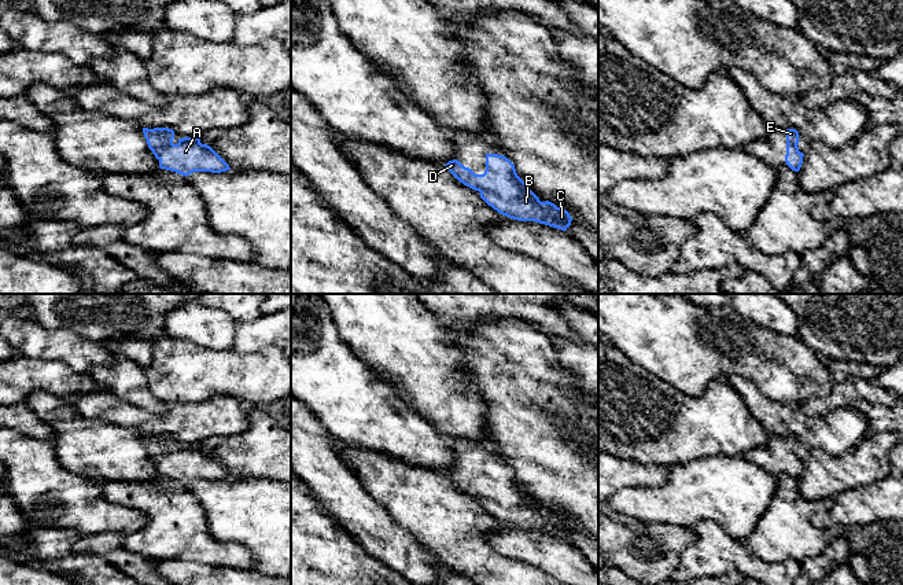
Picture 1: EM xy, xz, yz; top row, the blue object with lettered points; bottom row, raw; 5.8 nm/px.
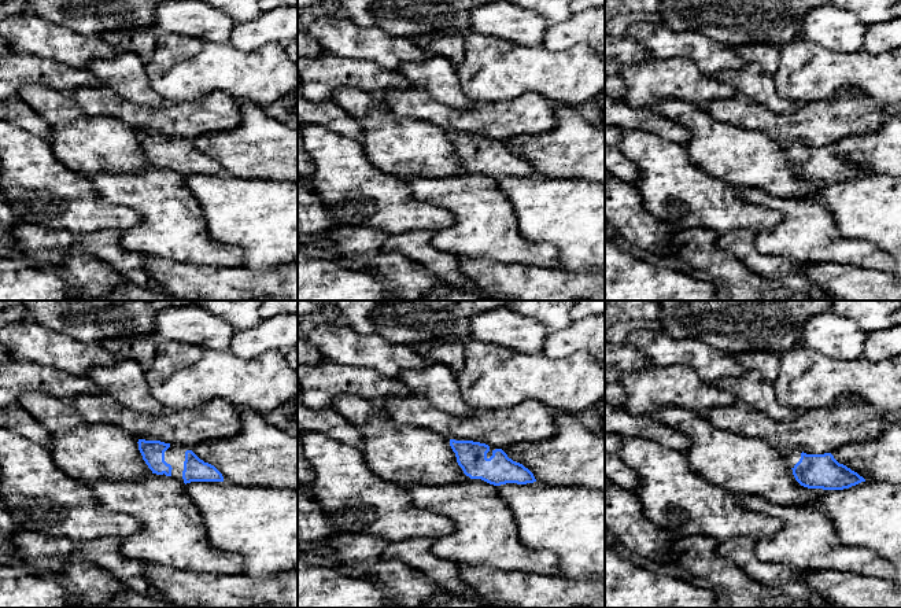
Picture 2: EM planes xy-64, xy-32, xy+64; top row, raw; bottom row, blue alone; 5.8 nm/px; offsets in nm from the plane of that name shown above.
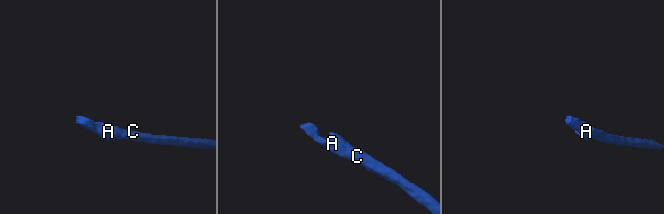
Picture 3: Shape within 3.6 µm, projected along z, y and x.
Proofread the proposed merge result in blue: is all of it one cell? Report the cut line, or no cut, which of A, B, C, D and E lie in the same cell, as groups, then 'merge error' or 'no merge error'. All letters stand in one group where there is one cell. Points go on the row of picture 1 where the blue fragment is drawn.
no cut | A B C D E | no merge error

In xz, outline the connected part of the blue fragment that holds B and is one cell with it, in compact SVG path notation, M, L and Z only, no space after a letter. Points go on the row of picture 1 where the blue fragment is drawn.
M486 154L483 174L475 174L457 159L449 161L445 166L460 183L479 191L480 198L502 216L535 221L561 231L571 225L570 213L549 200L541 202L504 155Z

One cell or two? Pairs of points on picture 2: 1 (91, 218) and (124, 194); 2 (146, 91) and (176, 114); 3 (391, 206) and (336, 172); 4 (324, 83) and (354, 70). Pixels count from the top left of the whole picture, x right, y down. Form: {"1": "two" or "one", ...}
{"1": "two", "2": "two", "3": "one", "4": "one"}

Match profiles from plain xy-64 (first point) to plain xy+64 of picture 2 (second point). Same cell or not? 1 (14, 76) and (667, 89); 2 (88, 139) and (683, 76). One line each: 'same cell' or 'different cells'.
1: same cell
2: different cells

